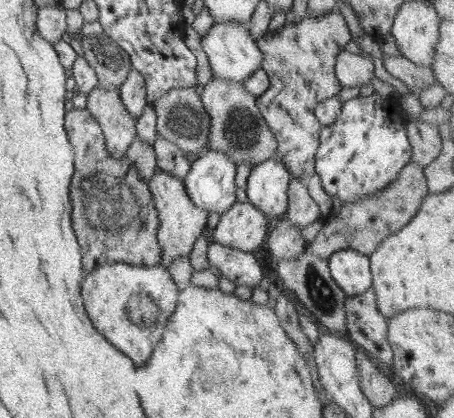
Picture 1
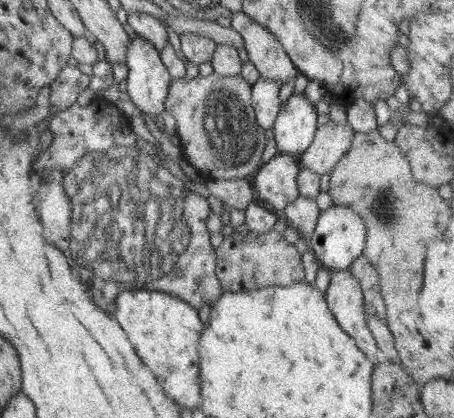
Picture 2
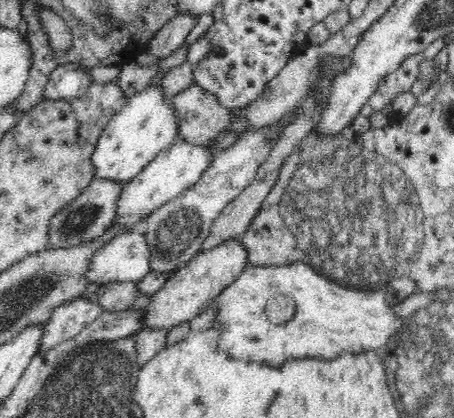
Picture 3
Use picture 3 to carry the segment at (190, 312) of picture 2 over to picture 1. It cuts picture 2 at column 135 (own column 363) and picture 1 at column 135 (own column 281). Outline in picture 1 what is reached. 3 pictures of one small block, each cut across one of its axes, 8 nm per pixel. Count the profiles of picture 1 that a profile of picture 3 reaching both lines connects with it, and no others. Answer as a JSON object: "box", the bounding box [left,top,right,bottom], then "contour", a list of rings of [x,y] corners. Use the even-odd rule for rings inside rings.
{"box":[82,264,180,366],"contour":[[[103,264],[85,272],[82,282],[82,300],[88,318],[94,328],[110,340],[124,356],[134,360],[134,366],[142,366],[158,340],[162,328],[174,313],[180,291],[167,267],[158,264],[153,267],[139,267],[131,264]]]}

